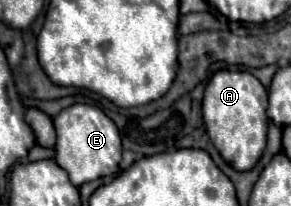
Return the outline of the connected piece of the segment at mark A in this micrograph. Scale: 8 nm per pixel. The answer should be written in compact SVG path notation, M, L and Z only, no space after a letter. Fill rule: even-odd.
M220 70L206 86L202 100L204 126L222 158L236 170L252 170L266 146L268 92L250 72Z

